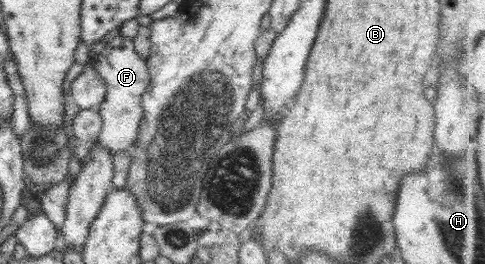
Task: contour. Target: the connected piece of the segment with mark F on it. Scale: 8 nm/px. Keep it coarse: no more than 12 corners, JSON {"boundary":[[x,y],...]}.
{"boundary":[[130,38],[95,56],[106,82],[96,108],[103,124],[92,151],[132,150],[150,85]]}

